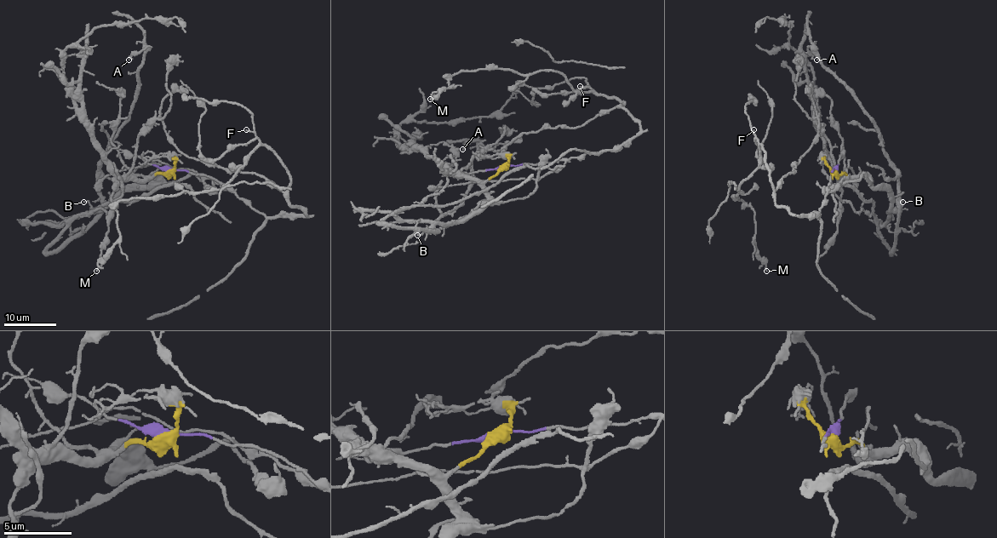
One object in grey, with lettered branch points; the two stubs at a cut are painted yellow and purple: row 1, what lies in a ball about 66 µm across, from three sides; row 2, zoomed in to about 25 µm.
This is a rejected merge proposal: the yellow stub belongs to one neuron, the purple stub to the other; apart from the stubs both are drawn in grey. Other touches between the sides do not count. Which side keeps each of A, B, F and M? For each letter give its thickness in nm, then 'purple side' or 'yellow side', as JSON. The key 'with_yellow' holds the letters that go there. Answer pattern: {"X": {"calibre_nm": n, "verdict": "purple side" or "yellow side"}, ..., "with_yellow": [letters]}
{"A": {"calibre_nm": 90, "verdict": "yellow side"}, "B": {"calibre_nm": 140, "verdict": "yellow side"}, "F": {"calibre_nm": 110, "verdict": "purple side"}, "M": {"calibre_nm": 140, "verdict": "purple side"}, "with_yellow": ["A", "B"]}

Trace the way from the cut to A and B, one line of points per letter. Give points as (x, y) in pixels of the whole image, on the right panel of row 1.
A: (834, 171), (863, 176), (888, 191), (890, 207), (898, 207), (897, 169), (879, 129), (809, 47), (816, 60)
B: (834, 171), (839, 174), (863, 176), (873, 188), (886, 191), (892, 208), (902, 202)

